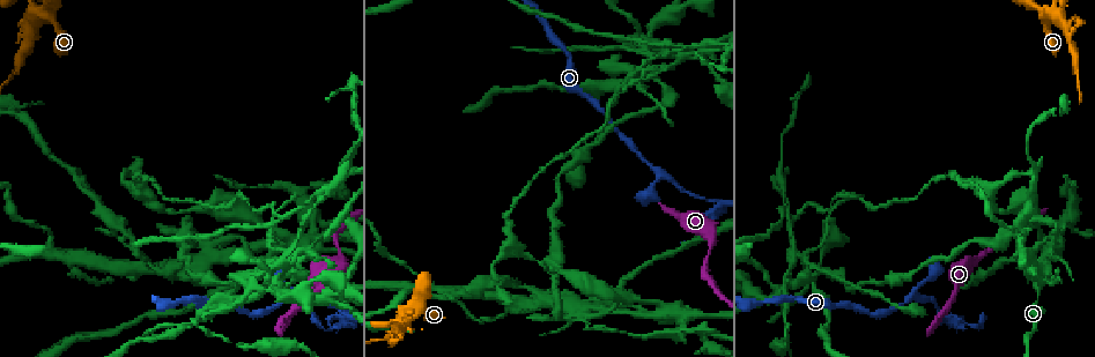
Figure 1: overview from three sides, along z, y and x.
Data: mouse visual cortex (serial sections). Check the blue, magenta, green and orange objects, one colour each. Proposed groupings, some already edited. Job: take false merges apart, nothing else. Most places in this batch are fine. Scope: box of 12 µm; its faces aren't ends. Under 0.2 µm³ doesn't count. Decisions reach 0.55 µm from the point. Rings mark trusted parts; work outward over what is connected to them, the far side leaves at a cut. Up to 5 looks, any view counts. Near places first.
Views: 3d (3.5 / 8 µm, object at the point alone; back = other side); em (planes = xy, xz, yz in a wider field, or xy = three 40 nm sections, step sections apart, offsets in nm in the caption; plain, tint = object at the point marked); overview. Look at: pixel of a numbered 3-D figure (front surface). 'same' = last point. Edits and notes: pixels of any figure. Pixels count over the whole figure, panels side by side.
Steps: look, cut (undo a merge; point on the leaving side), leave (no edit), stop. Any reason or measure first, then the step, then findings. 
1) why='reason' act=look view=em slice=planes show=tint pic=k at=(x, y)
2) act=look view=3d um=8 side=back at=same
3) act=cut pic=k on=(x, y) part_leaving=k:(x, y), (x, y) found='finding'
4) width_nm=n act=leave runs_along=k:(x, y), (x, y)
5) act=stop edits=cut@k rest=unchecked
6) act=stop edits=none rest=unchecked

why='abrupt turn' act=look view=3d um=3.5 pic=1 at=(937, 311)

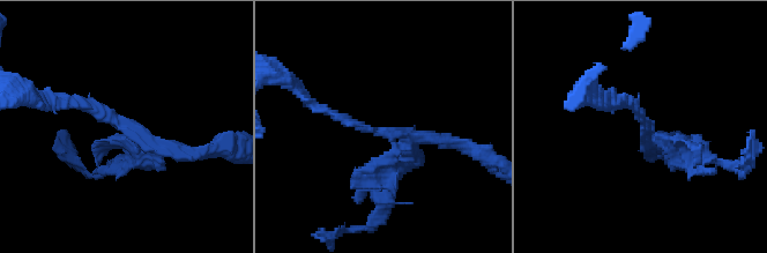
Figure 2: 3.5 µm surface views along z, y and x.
why='now the EM' act=look view=em slice=xy step=3 show=tint pic=2 at=(394, 134)

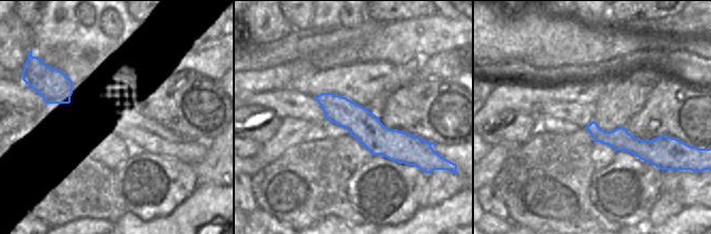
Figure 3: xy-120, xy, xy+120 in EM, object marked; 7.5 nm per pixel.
act=leave runs_along=2:(329, 114), (407, 141), (389, 179) found='one cell here'

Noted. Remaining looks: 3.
why='four or more arms meet' act=look view=3d um=3.5 pic=1 at=(1057, 13)

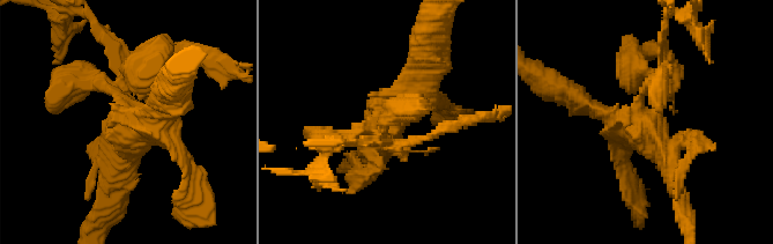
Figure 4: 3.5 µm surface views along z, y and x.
act=cut pic=4 on=(658, 46) part_leaving=4:(387, 140), (401, 152), (437, 148) found='two cells meet here'

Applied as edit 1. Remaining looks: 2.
act=stop edits=cut@4 rest=unchecked

